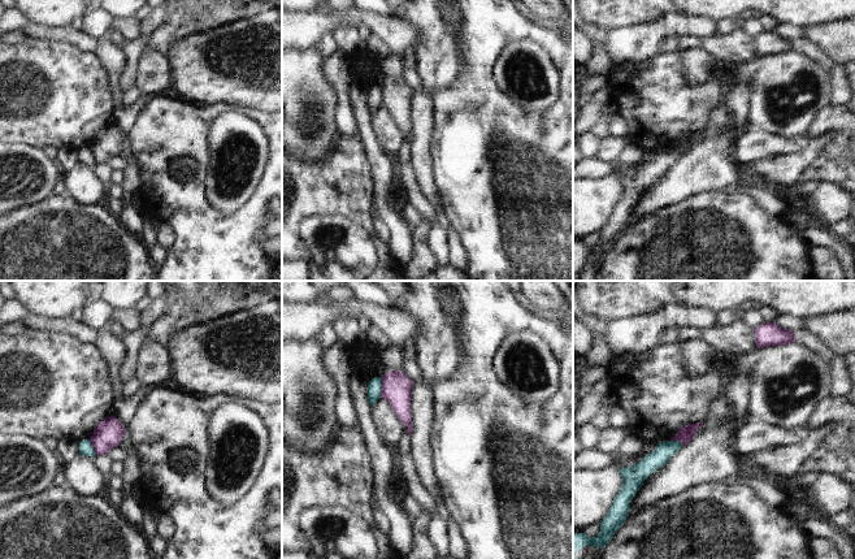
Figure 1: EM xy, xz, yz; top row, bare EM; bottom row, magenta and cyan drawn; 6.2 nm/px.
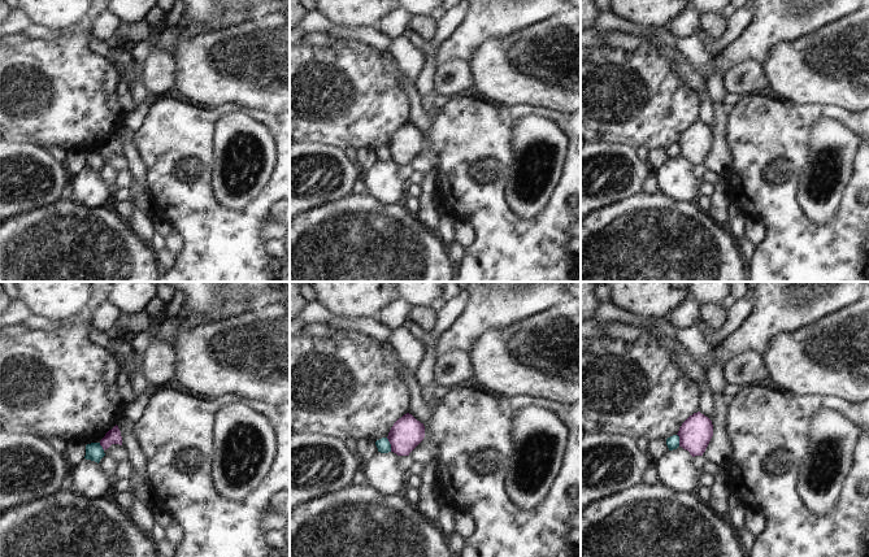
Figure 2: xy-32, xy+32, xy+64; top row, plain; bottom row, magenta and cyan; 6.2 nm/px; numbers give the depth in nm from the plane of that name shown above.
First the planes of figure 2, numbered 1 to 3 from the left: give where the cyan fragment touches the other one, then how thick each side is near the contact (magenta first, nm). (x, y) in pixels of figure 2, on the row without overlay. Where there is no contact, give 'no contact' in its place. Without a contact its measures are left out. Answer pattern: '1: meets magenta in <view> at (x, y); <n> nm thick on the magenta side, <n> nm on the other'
1: meets magenta in xy-32 at (101, 155); 100 nm thick on the magenta side, 110 nm on the other
2: meets magenta in xy+32 at (390, 152); 200 nm thick on the magenta side, 90 nm on the other
3: meets magenta in xy+64 at (680, 149); 200 nm thick on the magenta side, 80 nm on the other

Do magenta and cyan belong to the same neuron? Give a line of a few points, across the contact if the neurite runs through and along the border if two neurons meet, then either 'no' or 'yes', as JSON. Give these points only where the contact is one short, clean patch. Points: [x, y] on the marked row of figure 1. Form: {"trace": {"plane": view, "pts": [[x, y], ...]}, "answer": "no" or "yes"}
{"trace": {"plane": "xz", "pts": [[382, 377], [380, 397]]}, "answer": "no"}

